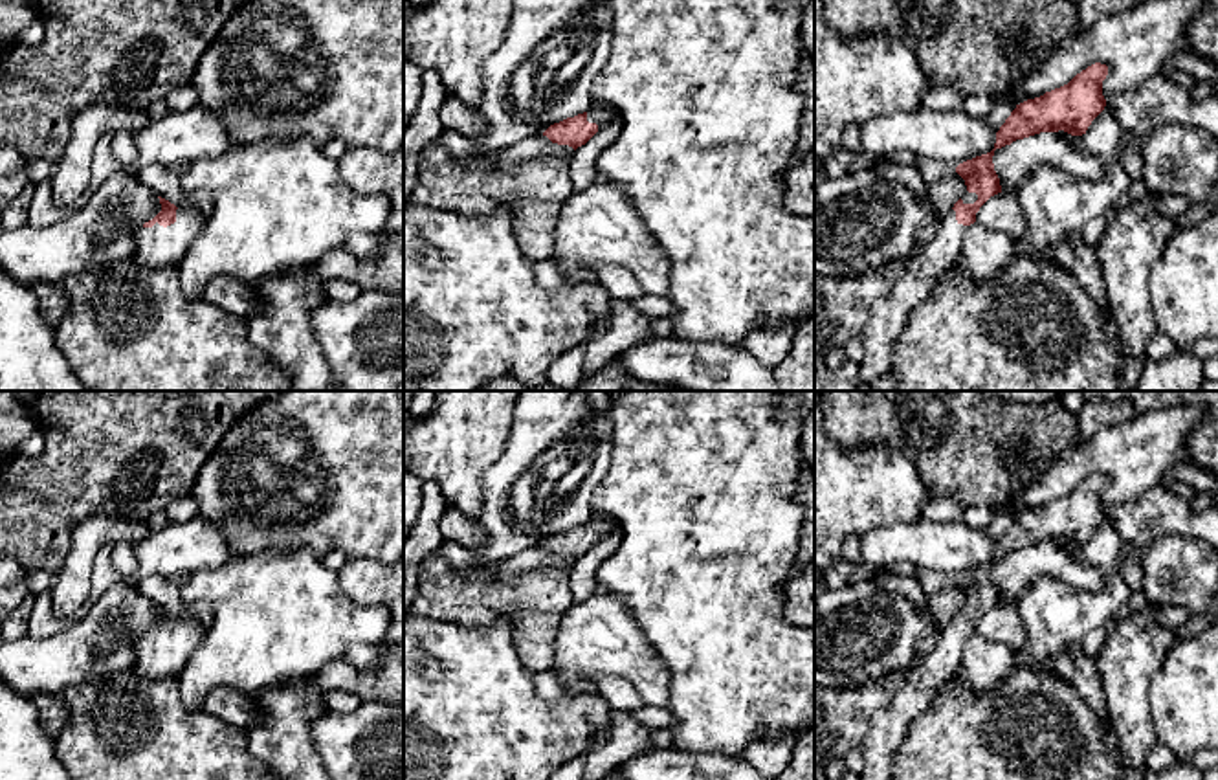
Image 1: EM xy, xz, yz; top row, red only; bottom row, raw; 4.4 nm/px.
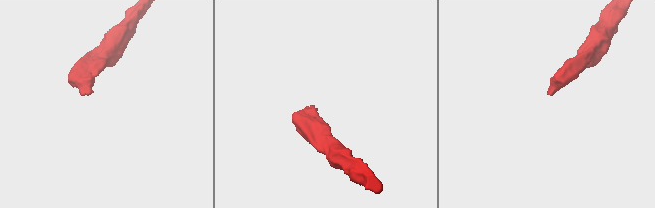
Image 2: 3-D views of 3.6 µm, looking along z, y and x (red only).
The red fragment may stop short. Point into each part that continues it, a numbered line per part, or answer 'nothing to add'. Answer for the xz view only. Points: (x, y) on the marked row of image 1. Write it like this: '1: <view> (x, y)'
1: xz (598, 112)

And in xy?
1: xy (156, 246)

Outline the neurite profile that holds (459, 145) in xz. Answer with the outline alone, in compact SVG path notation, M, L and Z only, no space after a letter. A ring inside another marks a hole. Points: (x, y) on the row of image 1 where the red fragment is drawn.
M444 130L438 138L438 143L446 147L462 163L471 163L477 158L488 156L495 167L503 169L519 165L526 160L534 160L536 156L558 156L569 160L574 152L572 147L552 143L543 134L526 138L517 145L510 145L492 154L475 154L471 150L471 139L451 130Z

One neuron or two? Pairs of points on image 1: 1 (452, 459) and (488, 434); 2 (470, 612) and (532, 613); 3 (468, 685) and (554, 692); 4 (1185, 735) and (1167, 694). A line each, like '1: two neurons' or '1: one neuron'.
1: one neuron
2: one neuron
3: two neurons
4: one neuron

